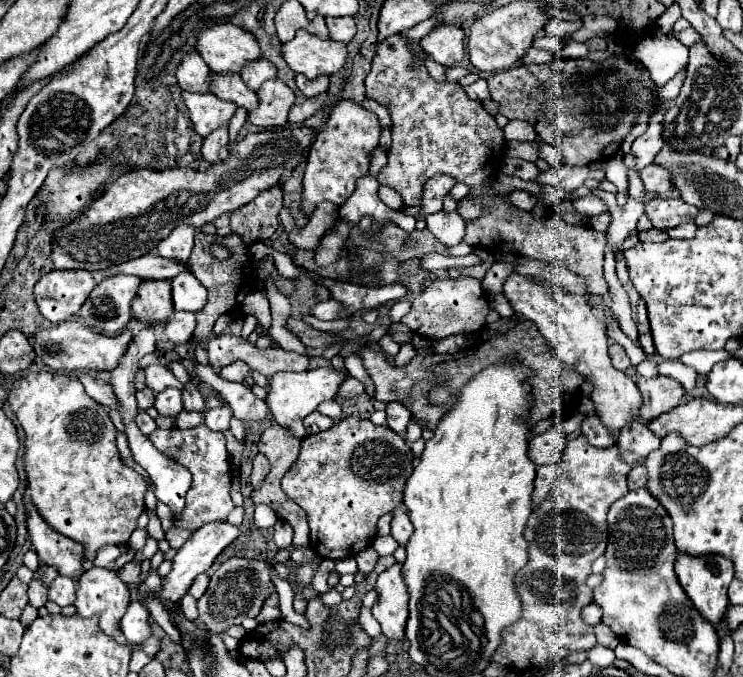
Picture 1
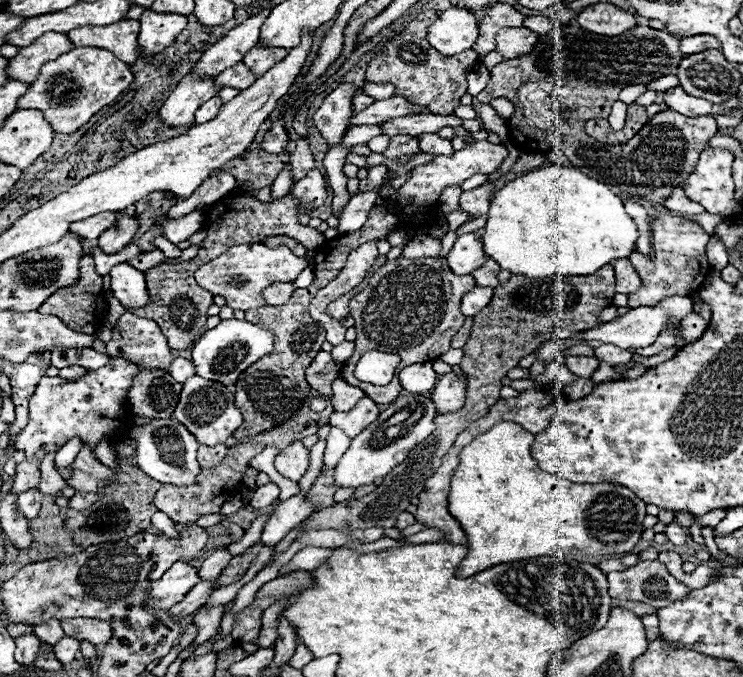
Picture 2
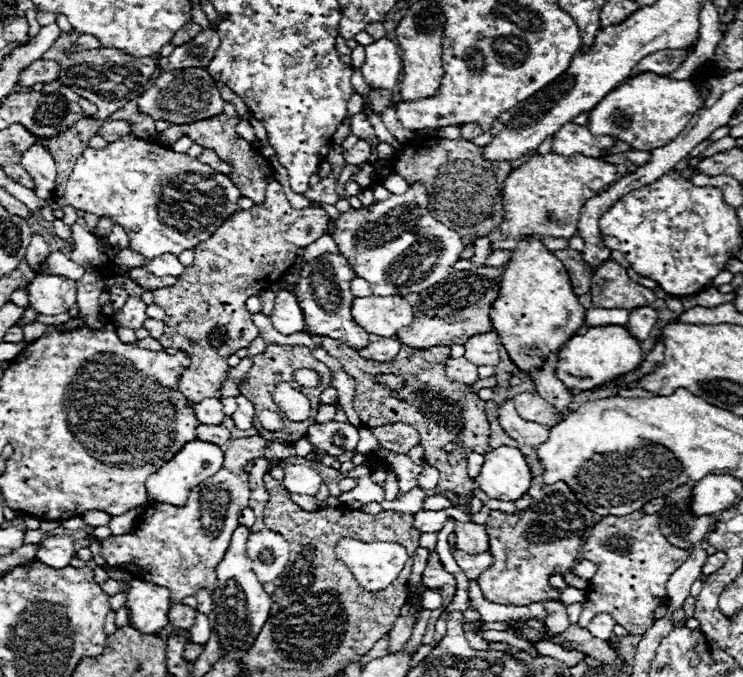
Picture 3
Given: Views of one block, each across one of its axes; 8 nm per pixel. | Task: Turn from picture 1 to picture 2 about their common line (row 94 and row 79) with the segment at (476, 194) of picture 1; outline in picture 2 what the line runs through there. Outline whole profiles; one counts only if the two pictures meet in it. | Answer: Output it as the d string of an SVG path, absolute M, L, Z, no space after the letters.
M424 10L422 14L418 14L418 18L412 20L394 40L390 40L380 52L376 52L366 68L366 80L394 84L396 96L404 96L412 104L426 106L430 112L450 114L460 106L460 98L468 90L466 70L482 58L474 50L462 52L460 56L442 56L440 52L436 52L426 40L430 14L436 14L436 10Z

